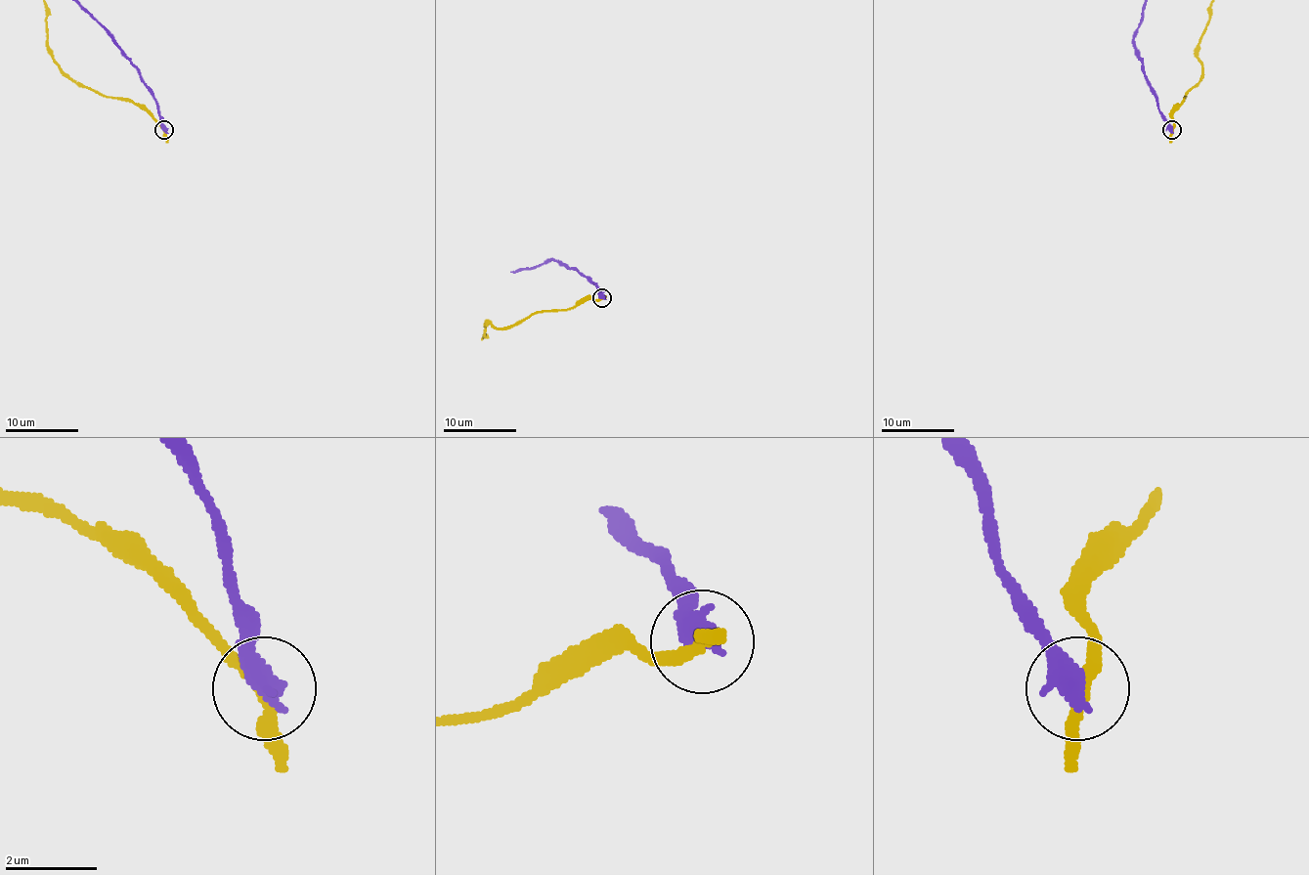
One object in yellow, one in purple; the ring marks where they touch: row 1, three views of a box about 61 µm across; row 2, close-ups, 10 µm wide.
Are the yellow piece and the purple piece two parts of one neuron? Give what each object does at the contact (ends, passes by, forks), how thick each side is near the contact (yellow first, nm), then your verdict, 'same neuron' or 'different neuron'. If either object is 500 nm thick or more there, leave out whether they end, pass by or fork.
240 nm thick on the yellow side, 550 nm on the other; different neuron

